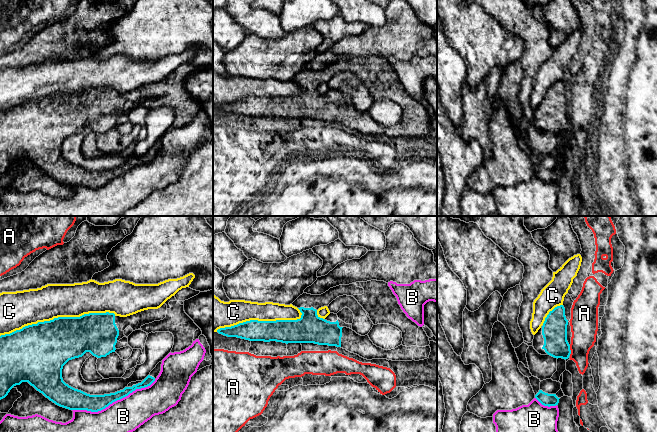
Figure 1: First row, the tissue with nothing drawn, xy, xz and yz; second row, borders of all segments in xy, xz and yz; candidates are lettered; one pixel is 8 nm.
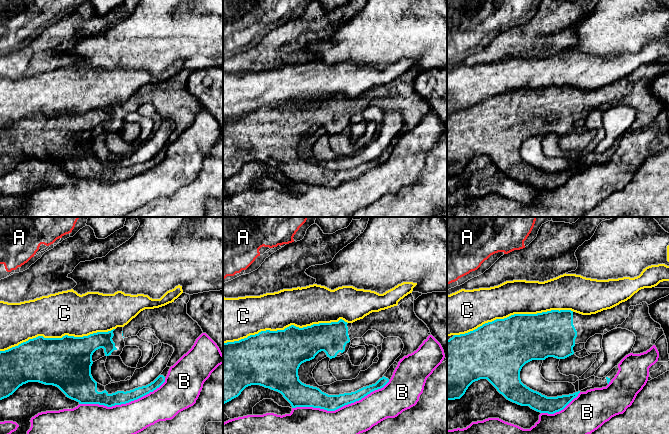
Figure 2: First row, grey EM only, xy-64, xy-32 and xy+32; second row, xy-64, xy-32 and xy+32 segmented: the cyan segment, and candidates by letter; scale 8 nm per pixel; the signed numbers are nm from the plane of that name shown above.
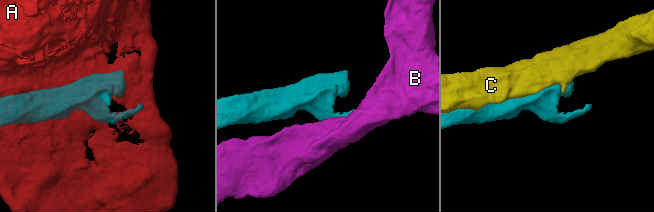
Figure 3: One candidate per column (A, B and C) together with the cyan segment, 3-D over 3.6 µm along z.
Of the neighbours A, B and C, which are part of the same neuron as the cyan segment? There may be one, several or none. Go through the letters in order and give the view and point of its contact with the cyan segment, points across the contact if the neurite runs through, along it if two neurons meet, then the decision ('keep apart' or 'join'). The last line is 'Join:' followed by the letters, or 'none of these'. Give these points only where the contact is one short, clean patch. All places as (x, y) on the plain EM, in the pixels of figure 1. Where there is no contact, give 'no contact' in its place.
A: yz (570, 126) | keep apart
B: xy (113, 177) | keep apart
C: xy (58, 93) | keep apart
Join: none of these

